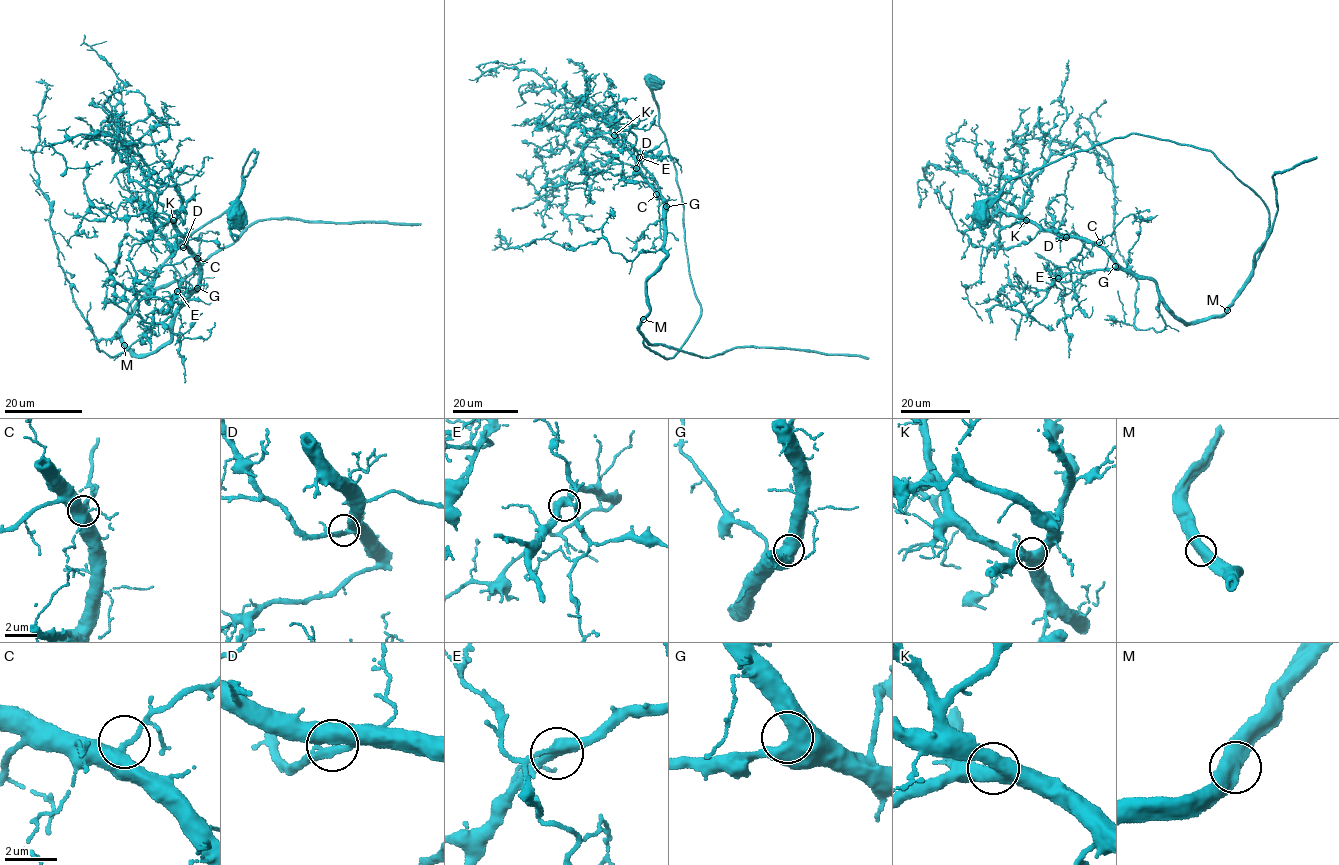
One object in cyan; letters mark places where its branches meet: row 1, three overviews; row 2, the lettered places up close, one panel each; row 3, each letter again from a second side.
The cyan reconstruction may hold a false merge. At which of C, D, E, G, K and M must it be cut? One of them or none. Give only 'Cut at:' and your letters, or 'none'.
Cut at: none

